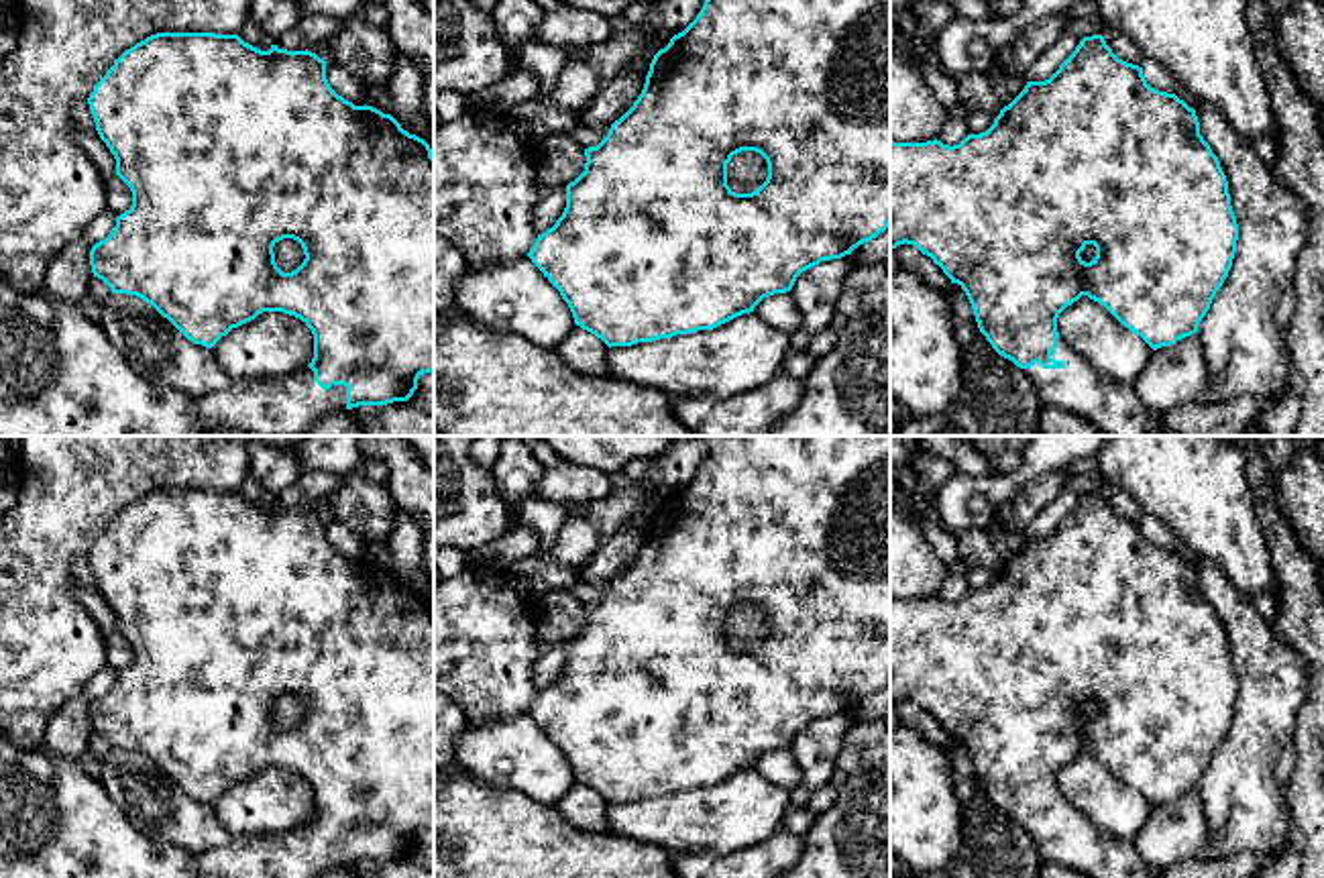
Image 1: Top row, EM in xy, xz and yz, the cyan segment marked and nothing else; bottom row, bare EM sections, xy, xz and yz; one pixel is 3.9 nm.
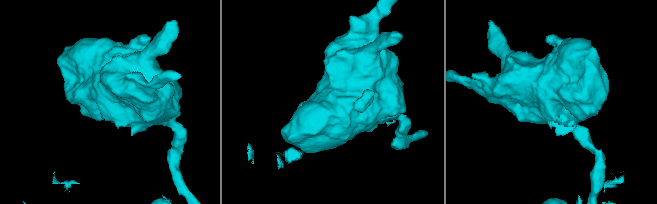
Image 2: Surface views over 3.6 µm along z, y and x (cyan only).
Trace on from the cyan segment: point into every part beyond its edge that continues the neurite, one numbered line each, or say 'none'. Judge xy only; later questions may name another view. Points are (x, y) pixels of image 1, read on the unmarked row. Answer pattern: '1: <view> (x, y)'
1: xy (294, 854)

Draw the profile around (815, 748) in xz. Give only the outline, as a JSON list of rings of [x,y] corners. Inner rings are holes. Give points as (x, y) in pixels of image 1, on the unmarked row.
[[[851,711],[841,715],[821,717],[819,721],[803,727],[790,752],[801,770],[801,784],[805,788],[819,790],[835,776],[835,760],[843,750],[847,731],[856,725]]]

